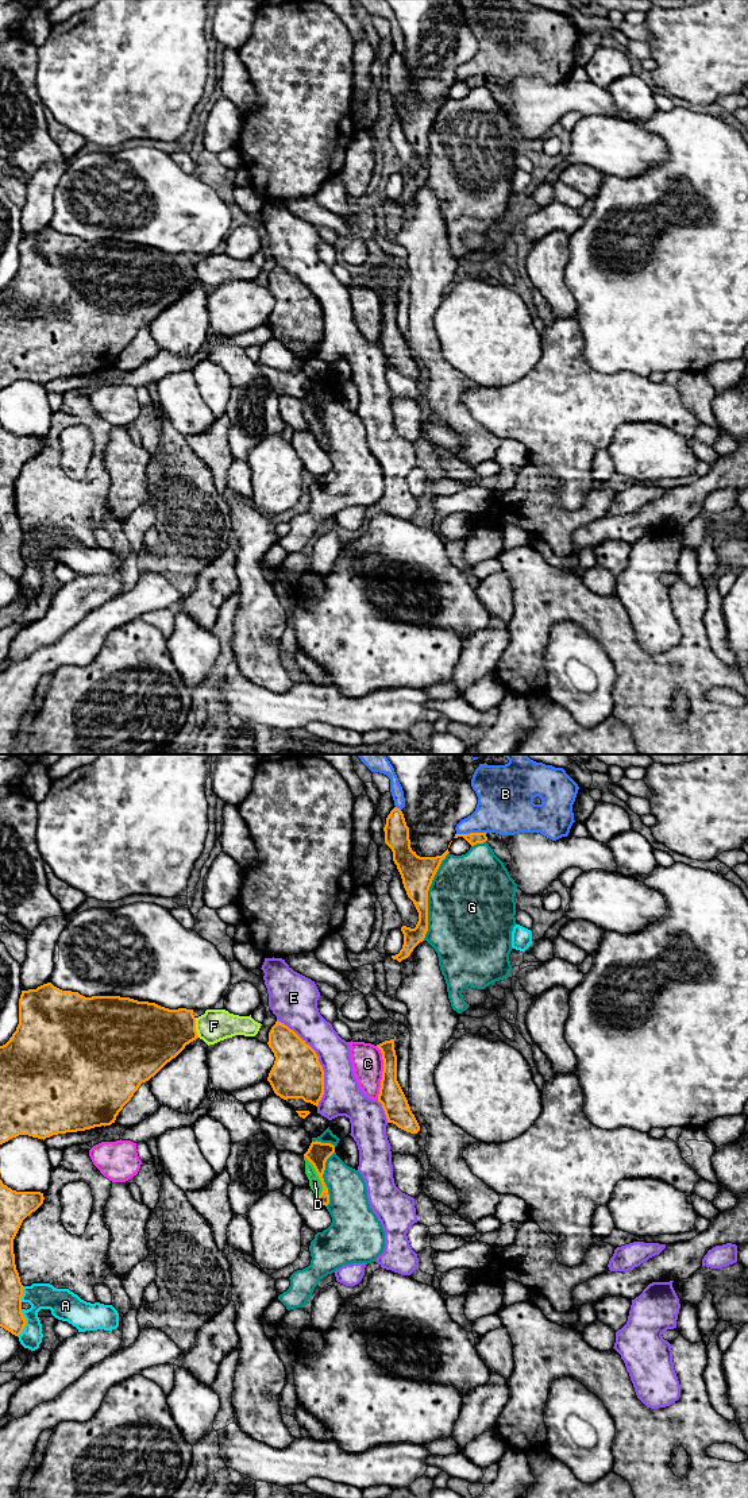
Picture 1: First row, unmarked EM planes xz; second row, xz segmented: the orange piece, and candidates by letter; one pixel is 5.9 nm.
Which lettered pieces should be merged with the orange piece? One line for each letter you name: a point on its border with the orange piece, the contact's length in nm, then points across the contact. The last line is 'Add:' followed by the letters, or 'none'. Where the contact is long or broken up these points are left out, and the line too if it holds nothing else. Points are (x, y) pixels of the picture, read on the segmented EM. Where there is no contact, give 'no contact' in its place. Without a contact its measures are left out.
Add: none

